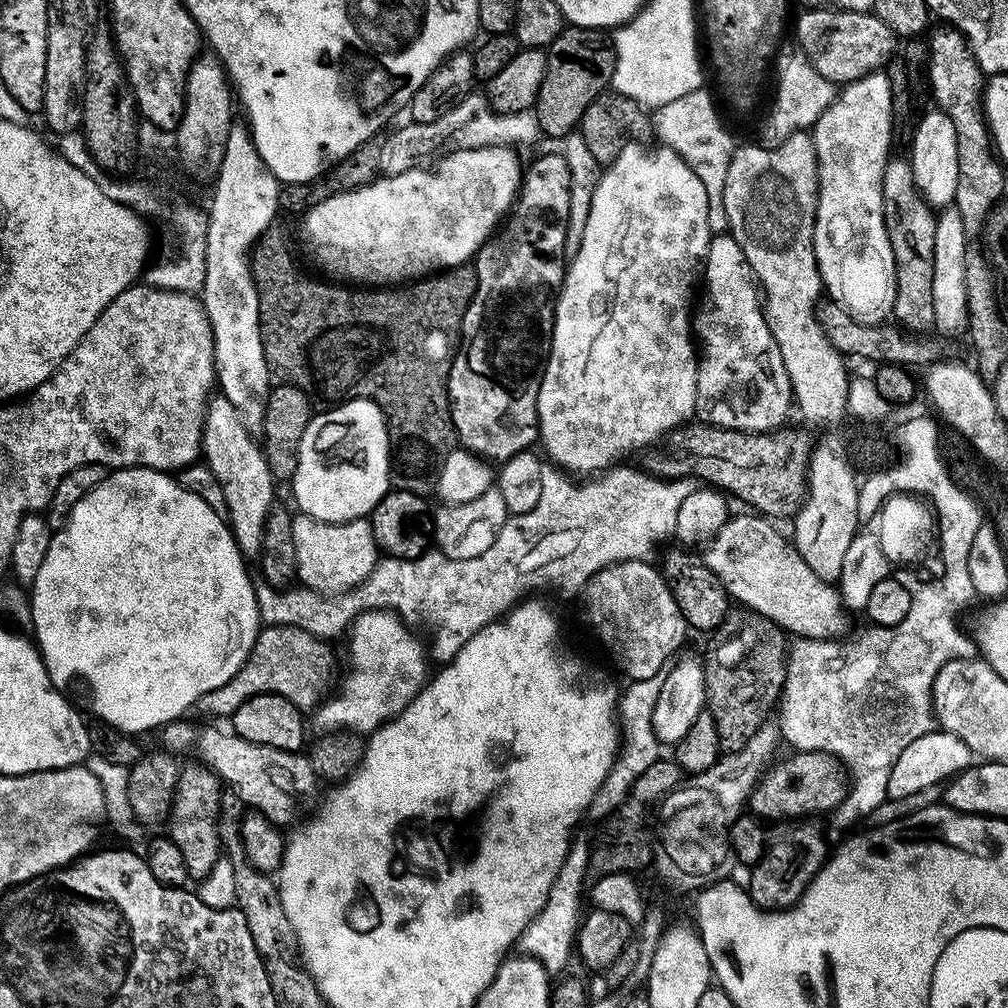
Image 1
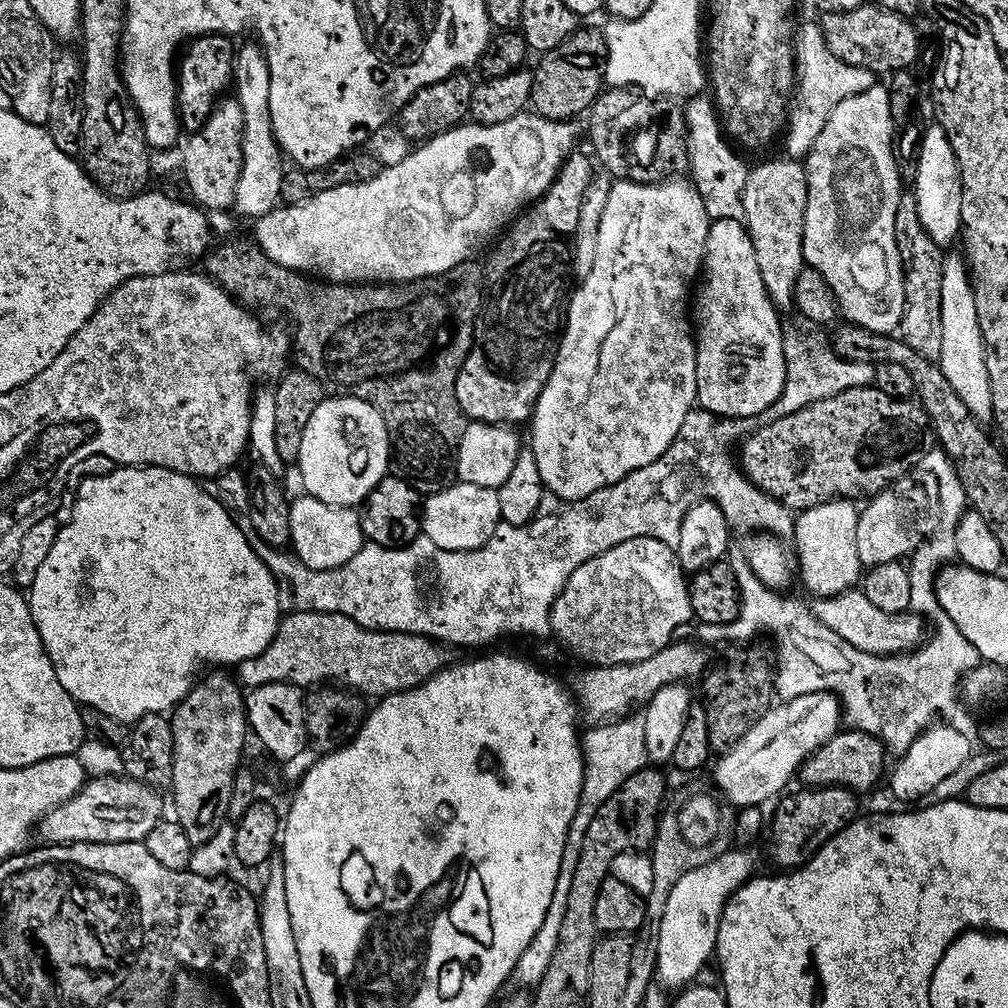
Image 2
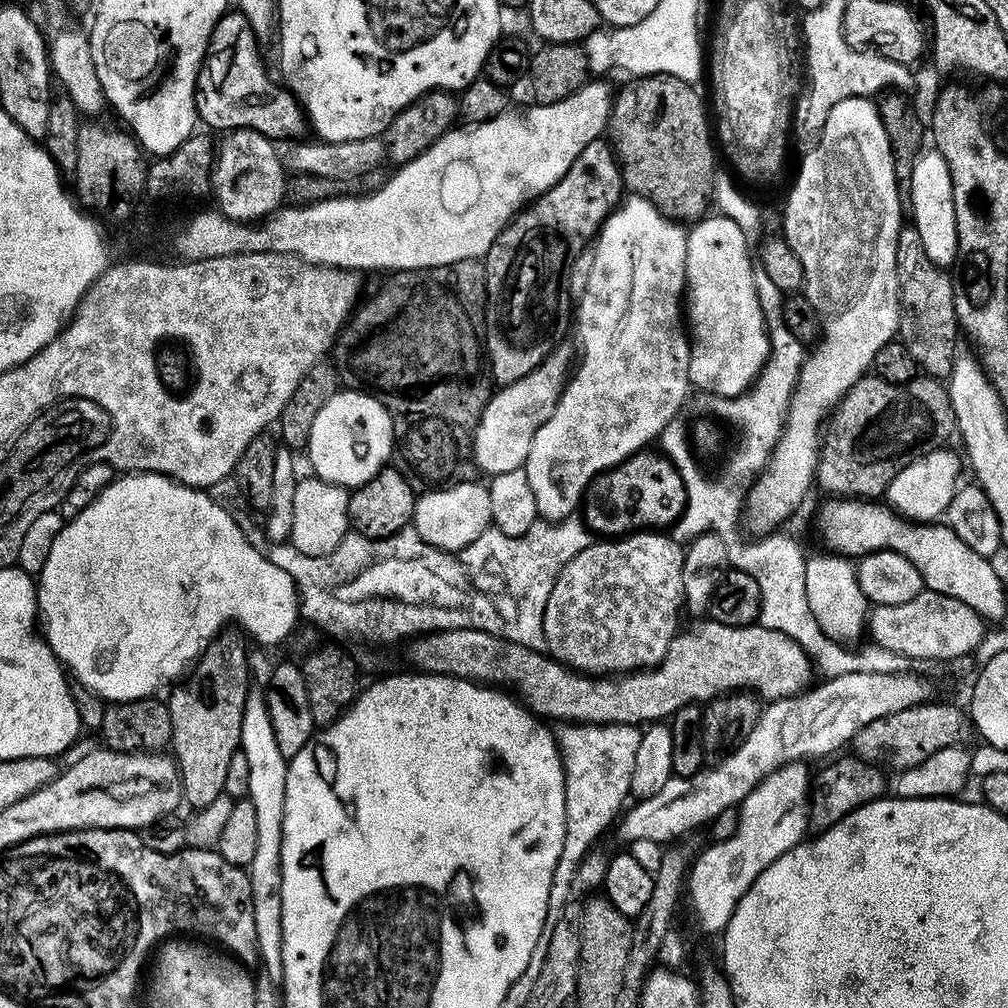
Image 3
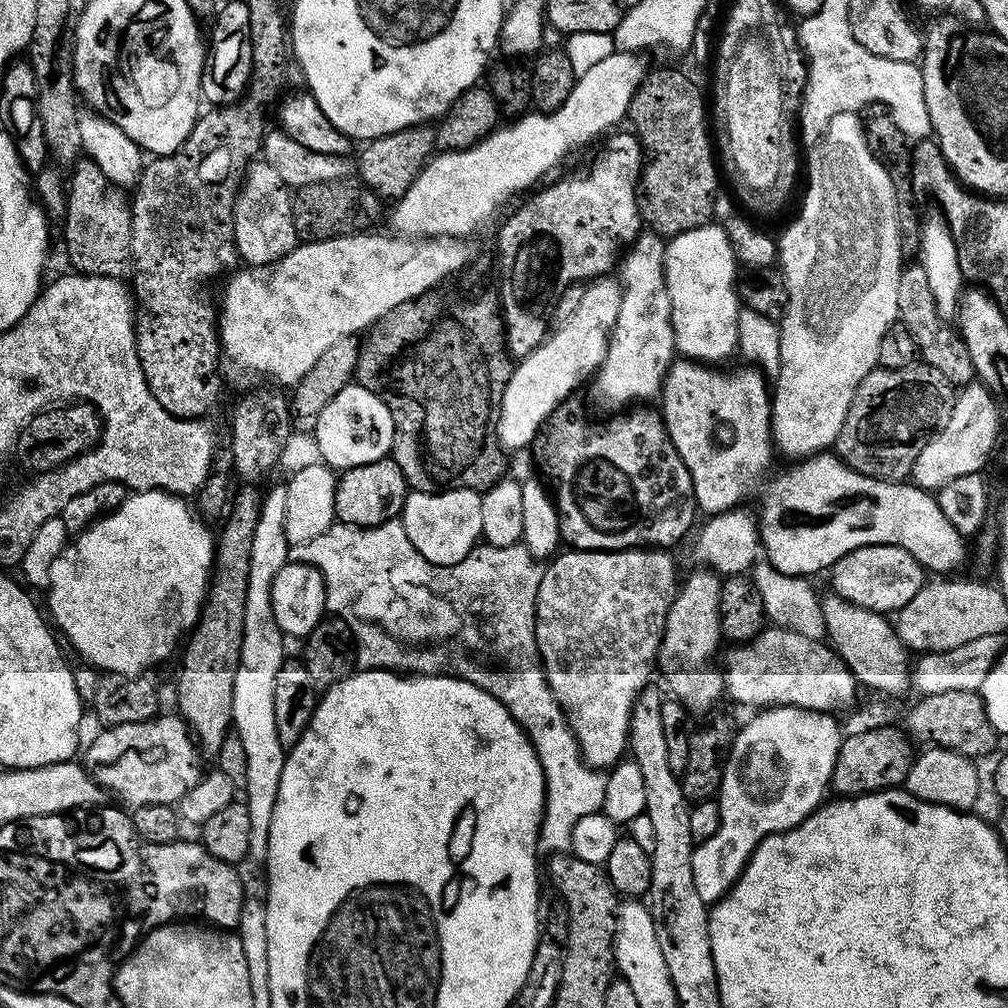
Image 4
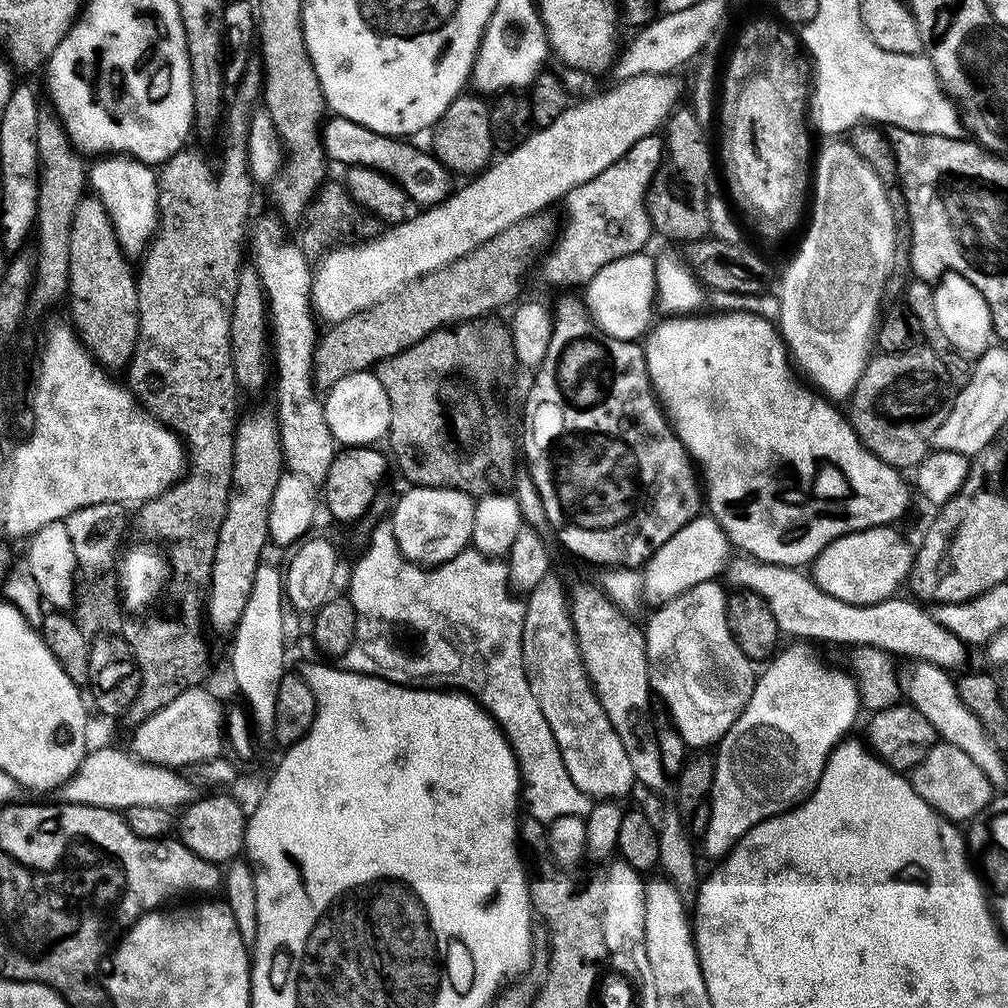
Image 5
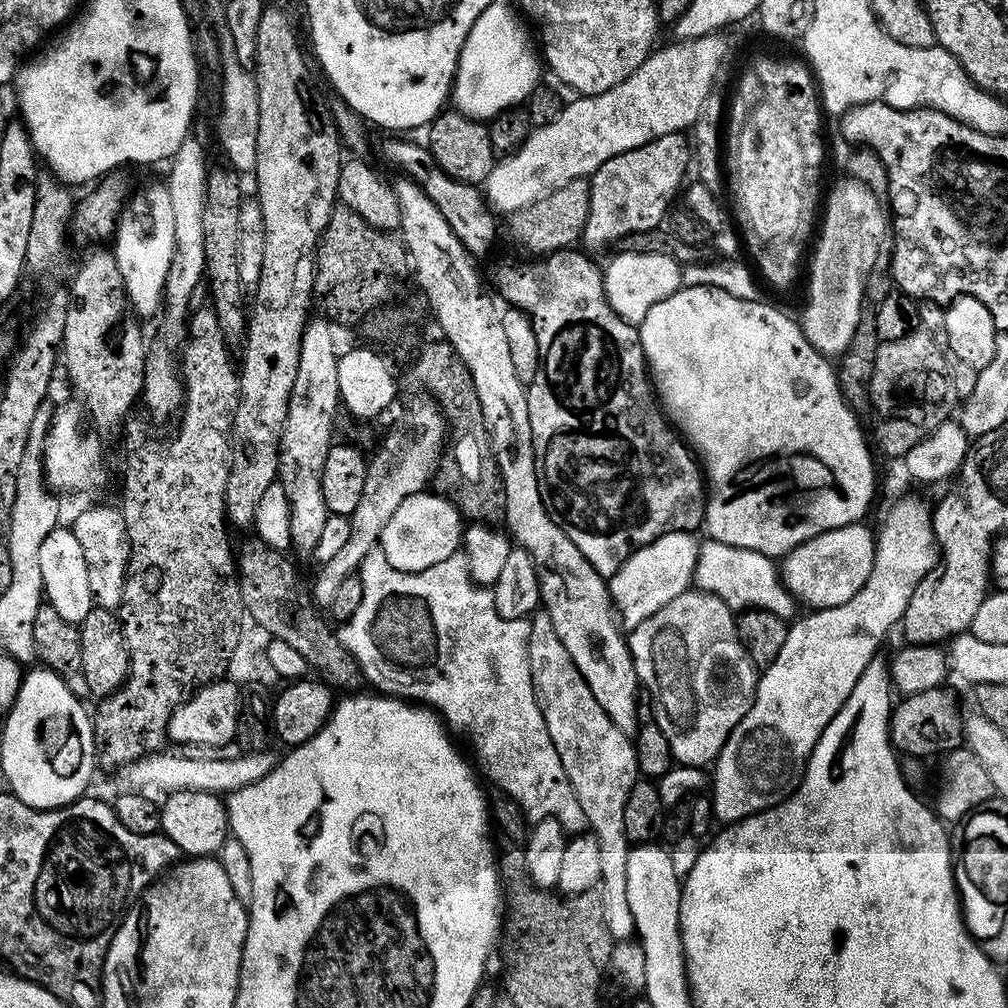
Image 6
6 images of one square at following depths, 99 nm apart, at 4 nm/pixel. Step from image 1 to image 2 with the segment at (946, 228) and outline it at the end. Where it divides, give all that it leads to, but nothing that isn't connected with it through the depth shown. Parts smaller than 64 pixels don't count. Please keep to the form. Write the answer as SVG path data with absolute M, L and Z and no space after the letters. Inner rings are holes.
M948 250L941 259L942 348L938 359L946 382L954 386L954 394L966 402L969 416L988 422L992 419L990 378L986 374L986 358L982 336L978 330L978 312L974 306L974 290L967 263L959 251Z

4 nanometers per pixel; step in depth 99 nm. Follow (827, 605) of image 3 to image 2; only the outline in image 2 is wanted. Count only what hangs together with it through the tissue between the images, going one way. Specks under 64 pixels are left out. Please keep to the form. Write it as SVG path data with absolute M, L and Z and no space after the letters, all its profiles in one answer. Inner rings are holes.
M848 498L828 500L813 508L805 508L795 517L796 556L800 559L800 576L804 584L813 593L813 597L837 596L839 592L847 592L853 587L852 584L861 579L862 565L859 560L858 550L855 546L855 531L858 527L860 512Z

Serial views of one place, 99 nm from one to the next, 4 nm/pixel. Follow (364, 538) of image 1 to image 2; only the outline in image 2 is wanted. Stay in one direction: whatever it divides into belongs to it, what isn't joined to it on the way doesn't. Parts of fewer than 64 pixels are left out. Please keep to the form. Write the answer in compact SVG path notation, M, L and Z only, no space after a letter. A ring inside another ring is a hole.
M300 494L290 503L290 534L290 548L295 558L306 567L323 573L361 555L363 548L360 547L366 544L355 507L339 508L307 494Z

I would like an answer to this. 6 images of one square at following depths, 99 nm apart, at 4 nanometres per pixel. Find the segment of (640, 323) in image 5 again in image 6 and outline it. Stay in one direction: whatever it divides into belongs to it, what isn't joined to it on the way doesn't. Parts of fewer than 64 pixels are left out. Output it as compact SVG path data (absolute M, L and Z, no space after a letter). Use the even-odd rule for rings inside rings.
M615 253L616 257L607 265L603 265L604 294L608 297L613 312L627 320L629 324L640 325L646 318L646 310L654 306L654 302L662 302L662 298L670 298L682 286L681 264L663 253Z

